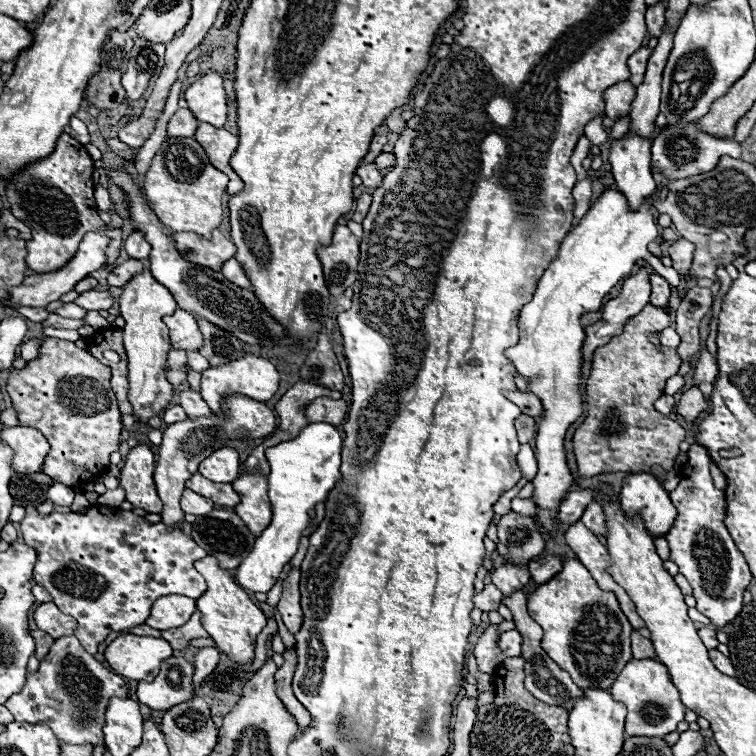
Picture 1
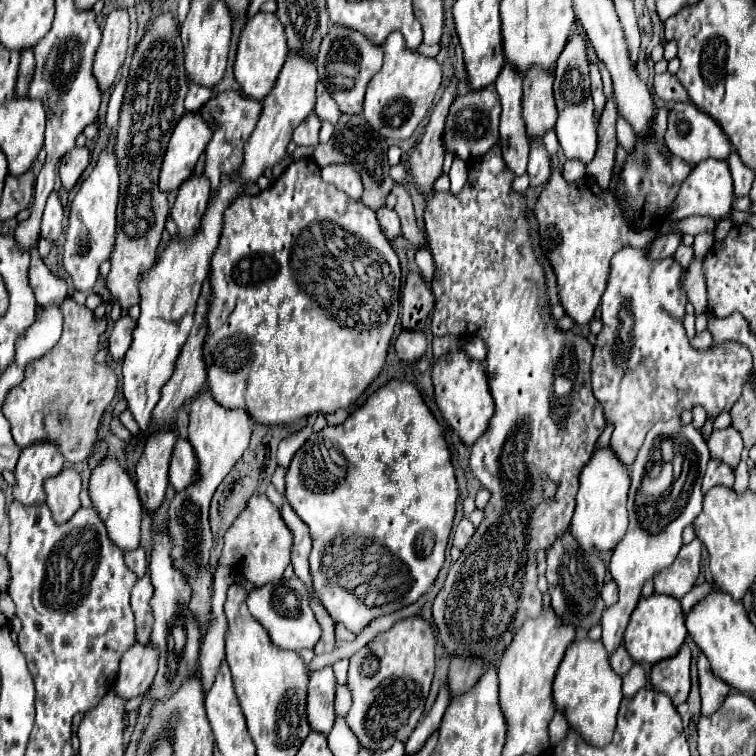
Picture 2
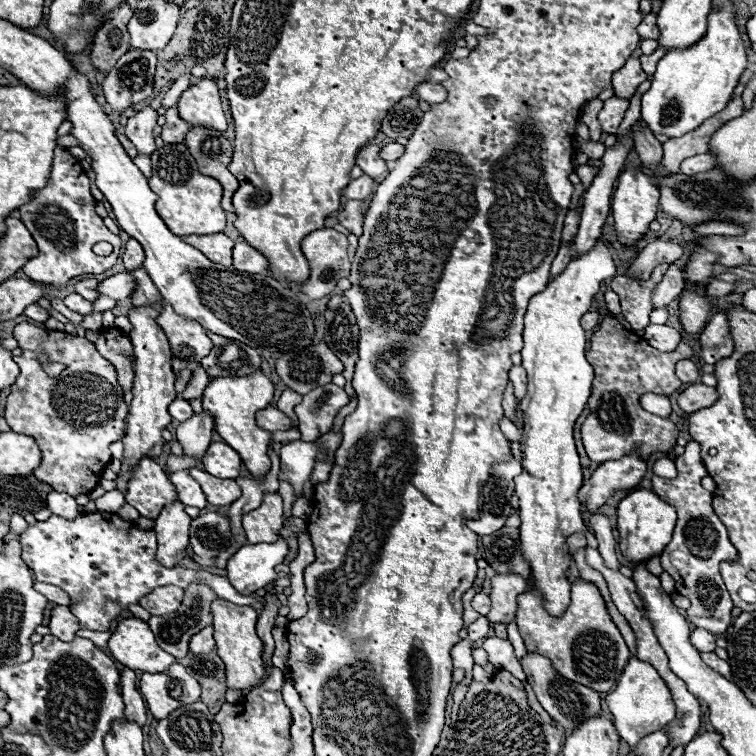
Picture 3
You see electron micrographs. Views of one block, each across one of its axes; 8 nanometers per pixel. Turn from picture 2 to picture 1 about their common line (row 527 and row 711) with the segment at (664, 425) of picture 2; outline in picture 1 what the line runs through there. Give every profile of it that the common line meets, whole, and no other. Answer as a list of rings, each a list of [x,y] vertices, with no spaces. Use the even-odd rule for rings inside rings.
[[[630,660],[618,674],[610,688],[612,696],[628,706],[626,716],[626,736],[666,736],[684,722],[686,706],[680,702],[680,694],[670,680],[666,666],[658,660]]]

